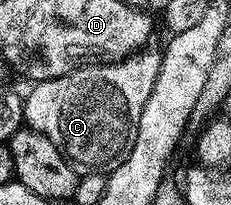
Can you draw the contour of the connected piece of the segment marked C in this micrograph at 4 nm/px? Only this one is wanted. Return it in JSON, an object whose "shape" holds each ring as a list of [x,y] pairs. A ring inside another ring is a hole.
{"shape":[[[138,50],[124,60],[78,66],[54,80],[38,80],[24,97],[24,123],[47,134],[82,173],[108,174],[131,154],[139,118],[155,86],[161,66],[160,51]]]}

